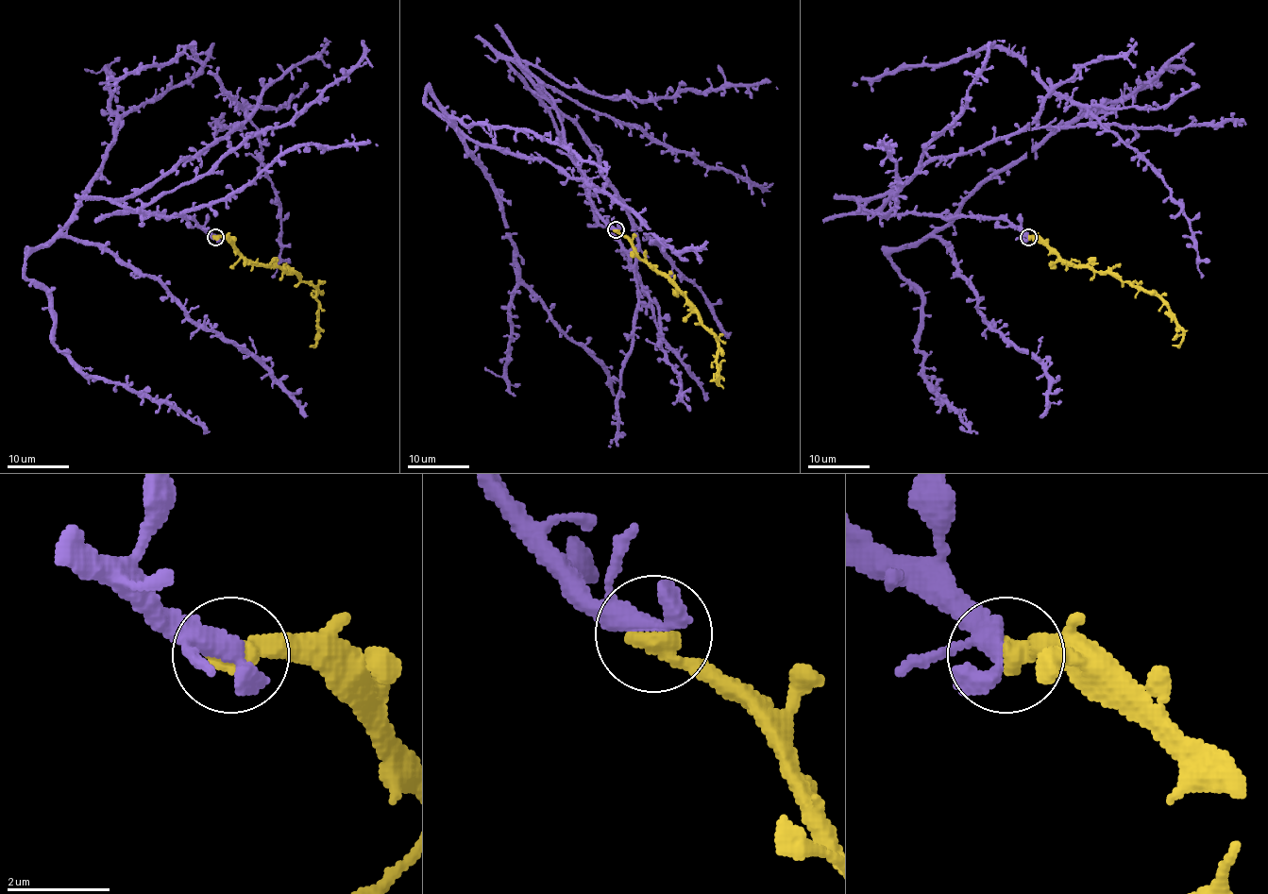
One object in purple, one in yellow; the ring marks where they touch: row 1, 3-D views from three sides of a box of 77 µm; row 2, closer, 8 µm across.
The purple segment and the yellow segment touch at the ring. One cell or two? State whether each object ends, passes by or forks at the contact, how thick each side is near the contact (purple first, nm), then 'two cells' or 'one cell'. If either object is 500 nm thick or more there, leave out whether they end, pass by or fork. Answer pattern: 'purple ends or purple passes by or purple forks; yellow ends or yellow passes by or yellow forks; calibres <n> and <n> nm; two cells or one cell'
purple passes by; yellow ends; calibres 400 and 480 nm; one cell

